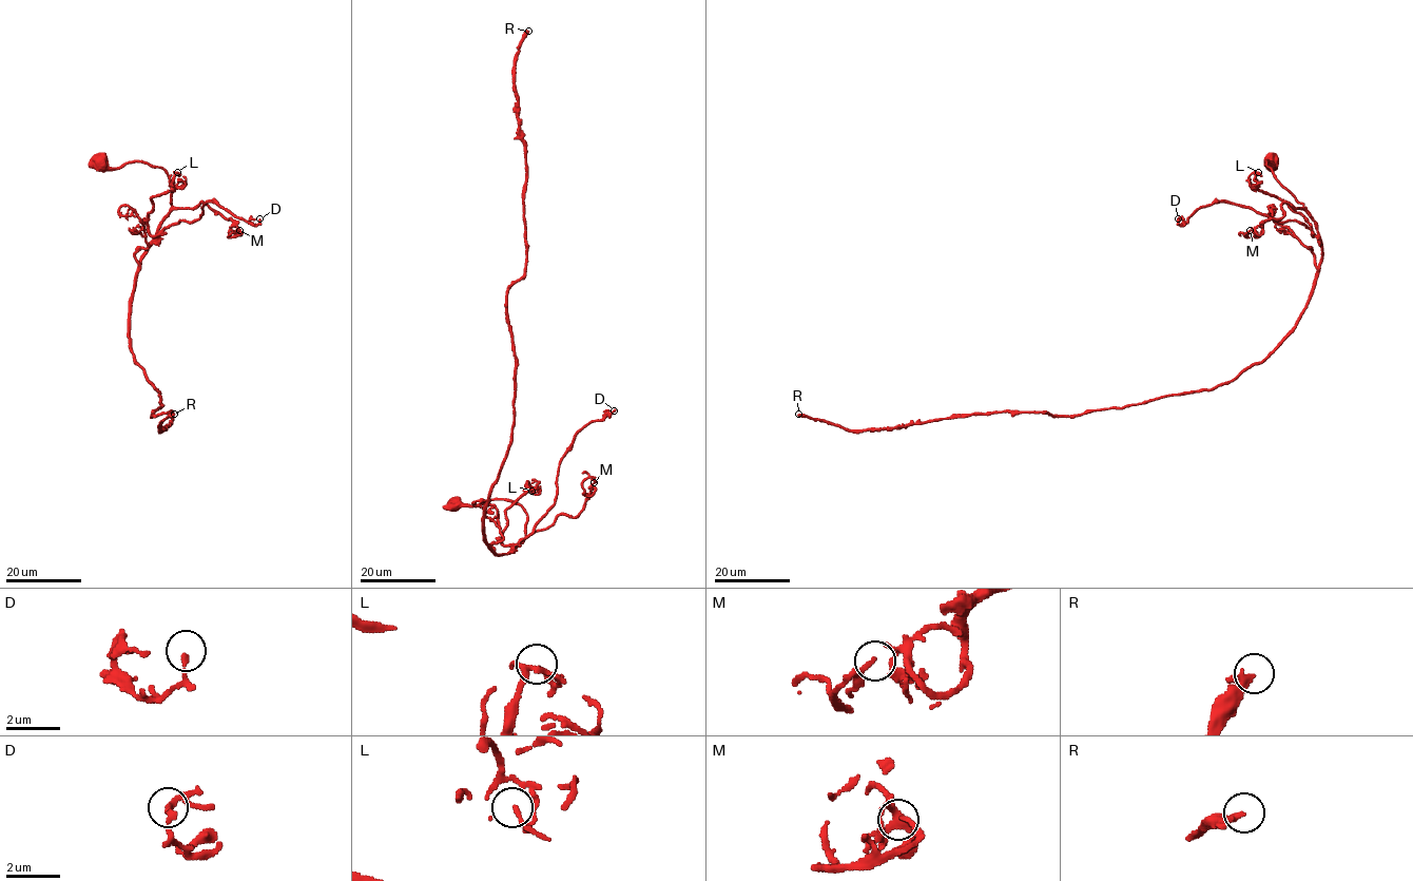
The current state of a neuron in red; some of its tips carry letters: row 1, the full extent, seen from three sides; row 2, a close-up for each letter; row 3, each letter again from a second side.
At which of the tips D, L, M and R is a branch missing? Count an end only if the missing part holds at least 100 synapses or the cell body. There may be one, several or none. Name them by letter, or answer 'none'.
R

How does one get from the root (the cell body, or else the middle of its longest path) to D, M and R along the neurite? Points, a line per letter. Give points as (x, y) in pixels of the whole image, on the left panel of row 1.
D: (98, 161), (166, 172), (172, 209), (158, 235), (196, 221), (207, 202), (253, 226), (259, 218)
M: (98, 161), (160, 167), (174, 207), (204, 202), (230, 218), (228, 236), (239, 230)
R: (98, 161), (147, 163), (173, 186), (130, 349), (159, 391), (152, 416), (172, 412), (159, 431), (174, 414)

